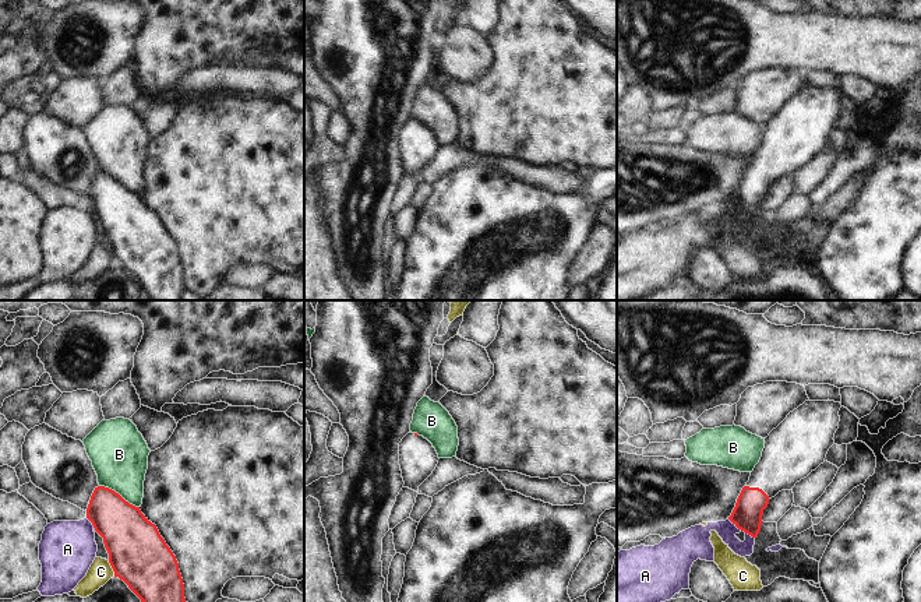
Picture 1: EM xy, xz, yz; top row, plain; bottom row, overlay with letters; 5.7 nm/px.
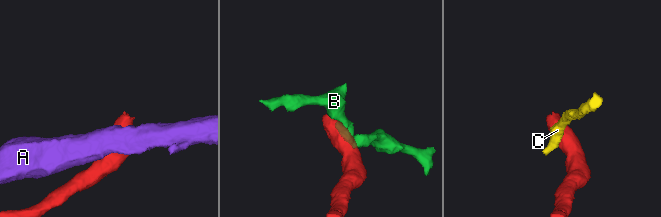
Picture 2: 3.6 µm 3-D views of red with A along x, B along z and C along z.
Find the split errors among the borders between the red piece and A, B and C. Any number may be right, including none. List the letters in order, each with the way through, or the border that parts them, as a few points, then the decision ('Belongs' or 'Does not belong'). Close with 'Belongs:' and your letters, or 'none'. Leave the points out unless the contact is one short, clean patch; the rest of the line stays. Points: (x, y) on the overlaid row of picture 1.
A: Boundary: yz (729, 518), (741, 530). Does not belong
B: Does not belong
C: Boundary: xy (108, 560), (115, 576). Does not belong
Belongs: none.

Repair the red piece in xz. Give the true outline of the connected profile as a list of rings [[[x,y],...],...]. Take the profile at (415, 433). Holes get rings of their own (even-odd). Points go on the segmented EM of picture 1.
[[[407,433],[399,443],[399,465],[403,487],[419,493],[419,486],[433,473],[438,464],[433,444],[417,433]]]

